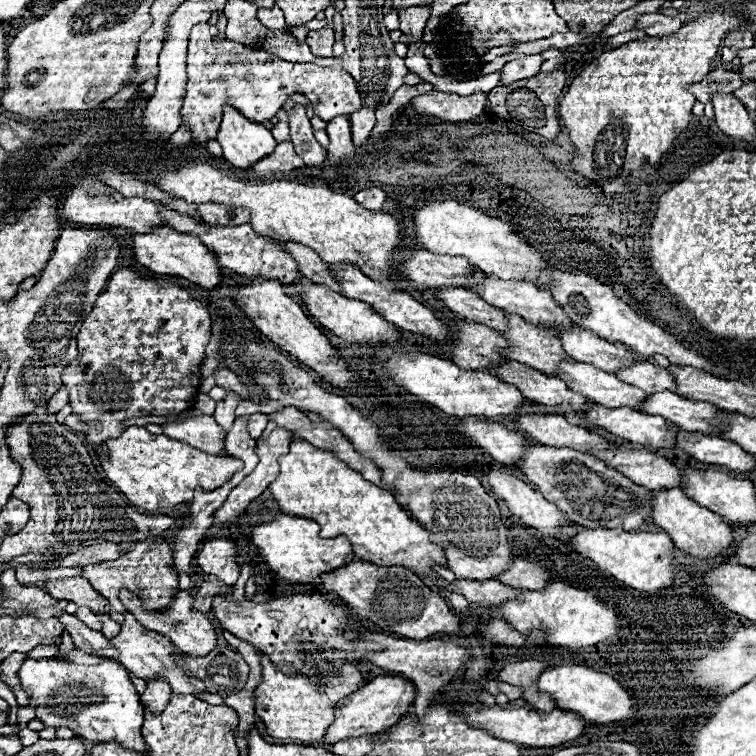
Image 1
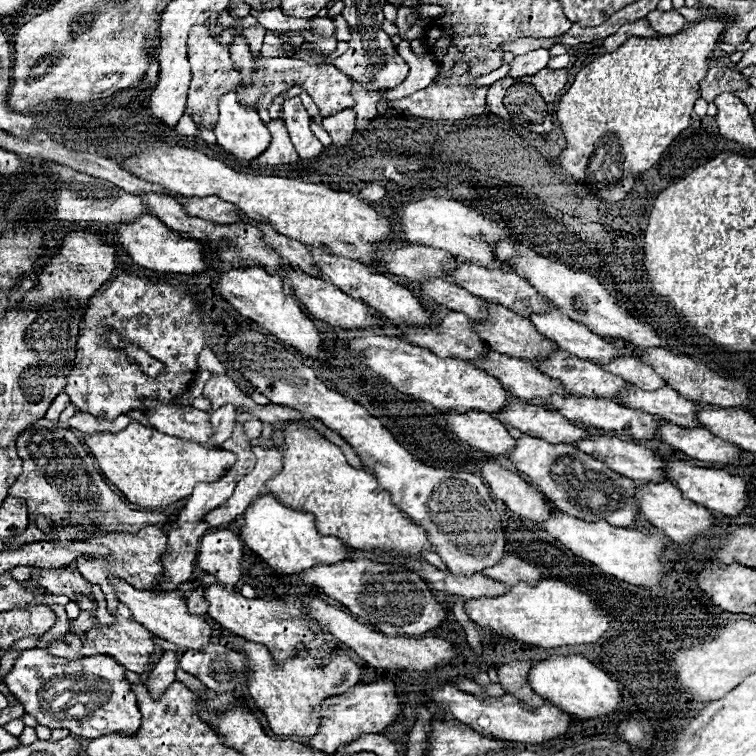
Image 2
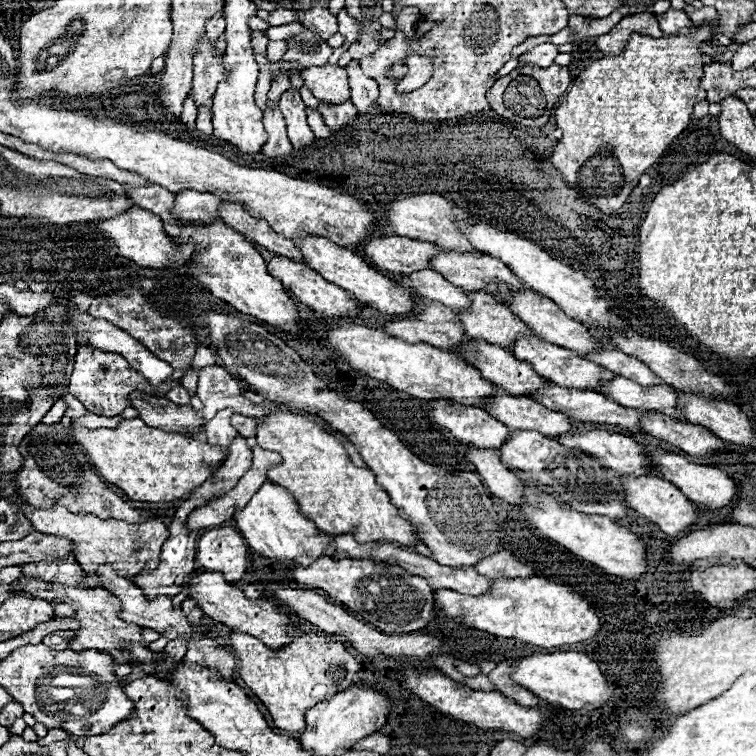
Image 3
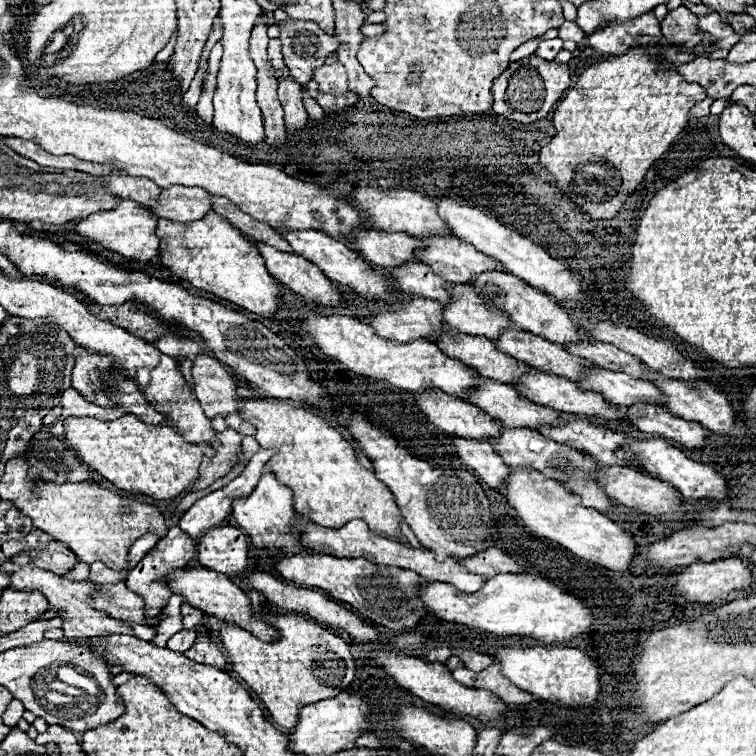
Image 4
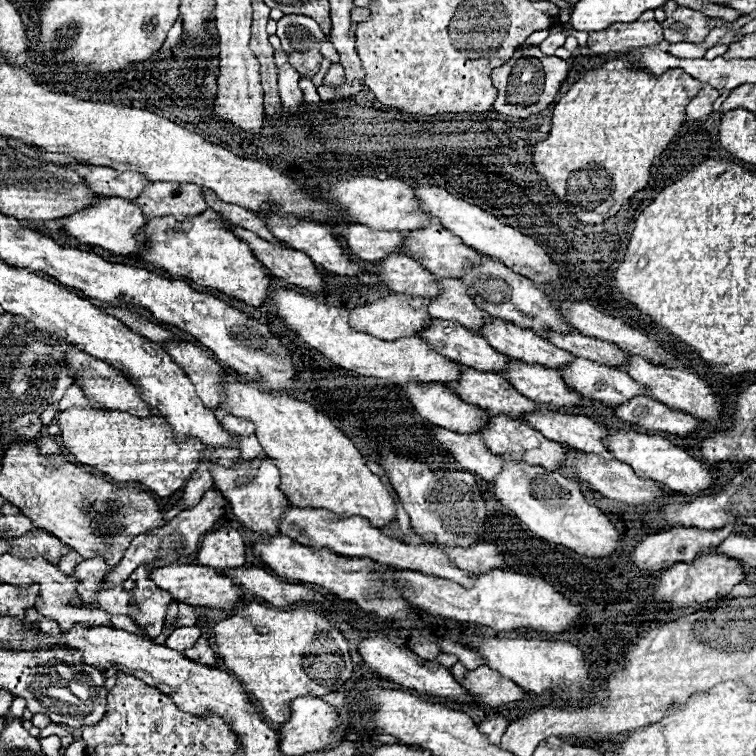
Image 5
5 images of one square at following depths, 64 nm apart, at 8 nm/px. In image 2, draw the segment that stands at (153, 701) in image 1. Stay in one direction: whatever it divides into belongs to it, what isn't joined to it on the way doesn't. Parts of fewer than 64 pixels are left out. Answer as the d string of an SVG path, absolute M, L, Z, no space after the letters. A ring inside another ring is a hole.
M166 650L146 680L148 688L152 688L152 696L160 696L160 692L164 692L164 688L168 688L168 684L172 684L176 680L176 676L174 676L176 668L178 668L176 652Z

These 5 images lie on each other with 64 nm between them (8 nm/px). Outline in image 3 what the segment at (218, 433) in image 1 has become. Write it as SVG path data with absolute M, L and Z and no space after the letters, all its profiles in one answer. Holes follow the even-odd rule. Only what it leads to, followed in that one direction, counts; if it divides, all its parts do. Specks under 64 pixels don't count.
M140 390L130 392L128 398L132 402L132 408L138 410L140 418L148 426L154 426L154 428L160 428L160 430L166 430L166 432L180 432L180 434L190 436L192 432L198 434L202 430L202 426L206 424L202 420L202 416L198 416L198 412L192 410L190 406L178 406L178 404L166 400L166 398L162 398L162 400L154 398L154 404L152 404L150 398Z

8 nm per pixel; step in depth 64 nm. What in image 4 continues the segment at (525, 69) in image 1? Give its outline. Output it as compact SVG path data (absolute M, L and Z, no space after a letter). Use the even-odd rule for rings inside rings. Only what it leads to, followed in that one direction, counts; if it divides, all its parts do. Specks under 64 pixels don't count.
M550 38L550 40L542 40L536 54L544 56L544 60L554 60L554 56L562 50L562 40L560 38Z

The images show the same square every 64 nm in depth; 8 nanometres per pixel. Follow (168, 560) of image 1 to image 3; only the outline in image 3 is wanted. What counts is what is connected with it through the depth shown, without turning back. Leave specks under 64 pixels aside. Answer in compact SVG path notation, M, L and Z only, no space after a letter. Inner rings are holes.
M18 472L6 474L2 478L2 482L4 482L2 496L12 500L14 504L18 504L22 508L22 512L32 520L32 526L38 532L48 532L48 534L70 540L72 552L74 552L74 556L76 556L76 560L78 560L78 564L82 566L84 572L94 574L98 564L110 564L112 570L116 570L120 576L130 578L130 576L136 576L136 572L140 572L140 568L144 568L144 566L148 566L148 568L156 566L156 560L160 556L160 548L162 548L164 540L168 538L168 530L158 516L152 514L146 522L128 524L124 520L114 520L114 518L100 520L98 516L82 514L82 512L74 514L74 512L68 510L68 506L64 506L60 502L54 502L50 508L36 508L36 506L28 504L16 490L6 492L10 486L16 484L16 478L18 478ZM134 550L136 550L136 554L134 554Z

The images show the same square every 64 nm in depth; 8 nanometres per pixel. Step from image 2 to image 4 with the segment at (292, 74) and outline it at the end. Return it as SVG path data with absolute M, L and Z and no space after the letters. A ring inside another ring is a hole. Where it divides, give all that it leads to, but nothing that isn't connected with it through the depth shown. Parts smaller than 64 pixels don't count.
M334 62L330 66L322 66L320 70L316 70L314 80L318 82L318 90L320 92L344 94L348 90L346 70L344 70L344 66L340 62Z

